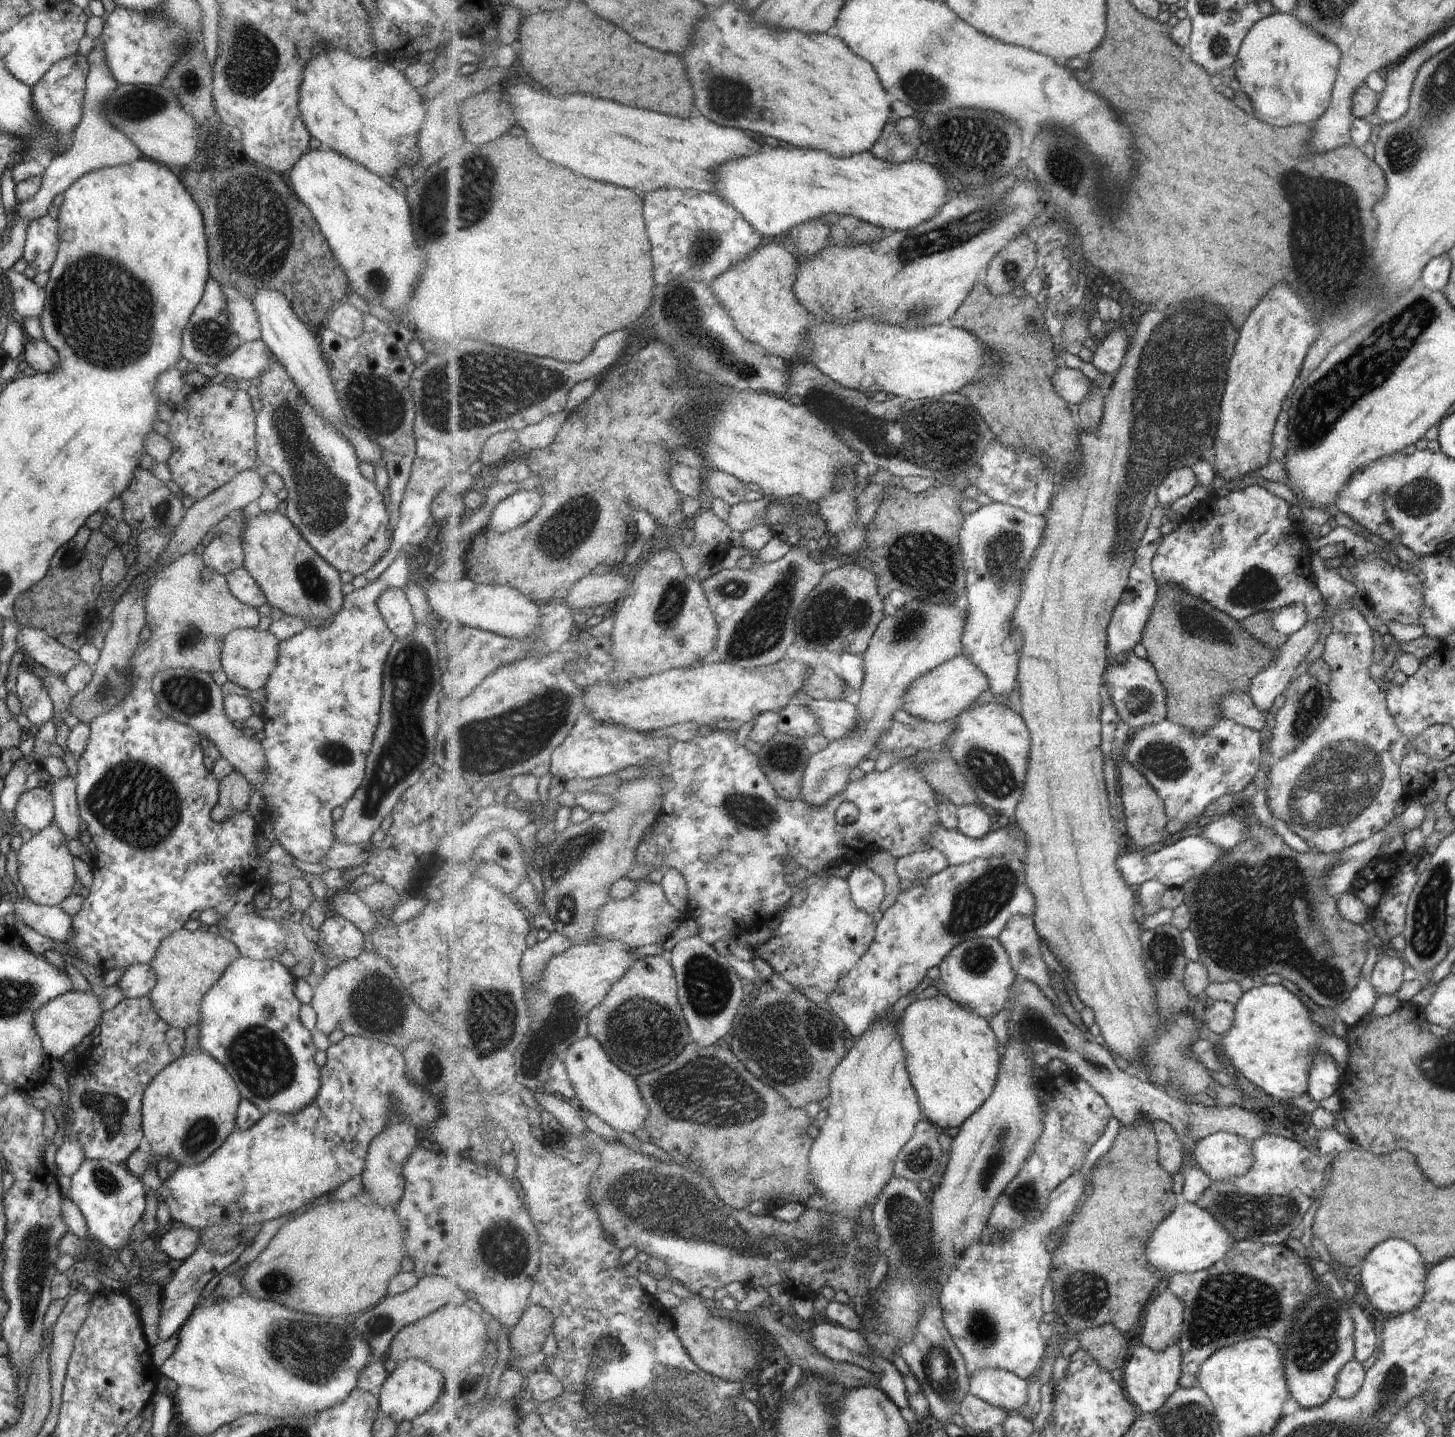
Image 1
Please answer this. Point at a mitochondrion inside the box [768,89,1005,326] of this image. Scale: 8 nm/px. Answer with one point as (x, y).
(919, 308)

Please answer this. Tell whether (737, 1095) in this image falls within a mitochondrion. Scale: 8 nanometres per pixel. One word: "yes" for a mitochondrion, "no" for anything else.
yes

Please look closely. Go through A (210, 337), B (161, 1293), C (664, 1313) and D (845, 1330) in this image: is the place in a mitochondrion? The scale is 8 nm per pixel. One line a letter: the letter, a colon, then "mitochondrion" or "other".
A: mitochondrion
B: other
C: other
D: other

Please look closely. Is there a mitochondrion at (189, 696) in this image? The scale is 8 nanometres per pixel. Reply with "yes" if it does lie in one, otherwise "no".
yes

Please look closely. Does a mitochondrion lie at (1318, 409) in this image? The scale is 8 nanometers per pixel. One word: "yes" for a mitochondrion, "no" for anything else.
yes

